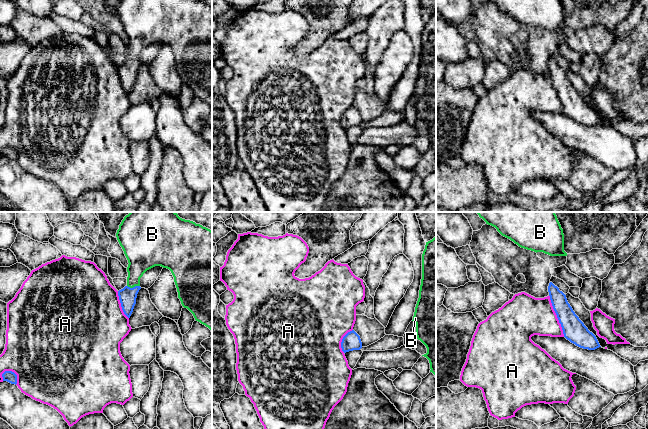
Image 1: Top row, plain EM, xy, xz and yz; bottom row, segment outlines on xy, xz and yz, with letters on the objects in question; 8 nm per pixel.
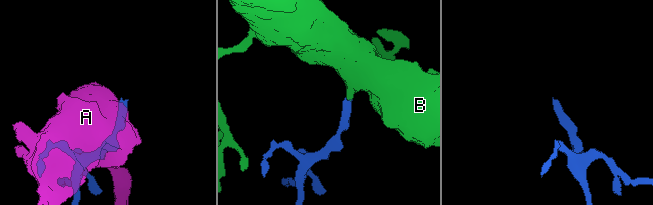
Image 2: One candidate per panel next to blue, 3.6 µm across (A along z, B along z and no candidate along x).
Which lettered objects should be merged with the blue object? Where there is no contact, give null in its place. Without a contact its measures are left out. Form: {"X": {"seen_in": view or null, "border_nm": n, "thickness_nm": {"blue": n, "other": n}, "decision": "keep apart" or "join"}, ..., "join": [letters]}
{"A": {"seen_in": "yz", "border_nm": 360, "thickness_nm": {"blue": 190, "other": 320}, "decision": "keep apart"}, "B": {"seen_in": "xy", "border_nm": 100, "thickness_nm": {"blue": 140, "other": 220}, "decision": "join"}, "join": ["B"]}

